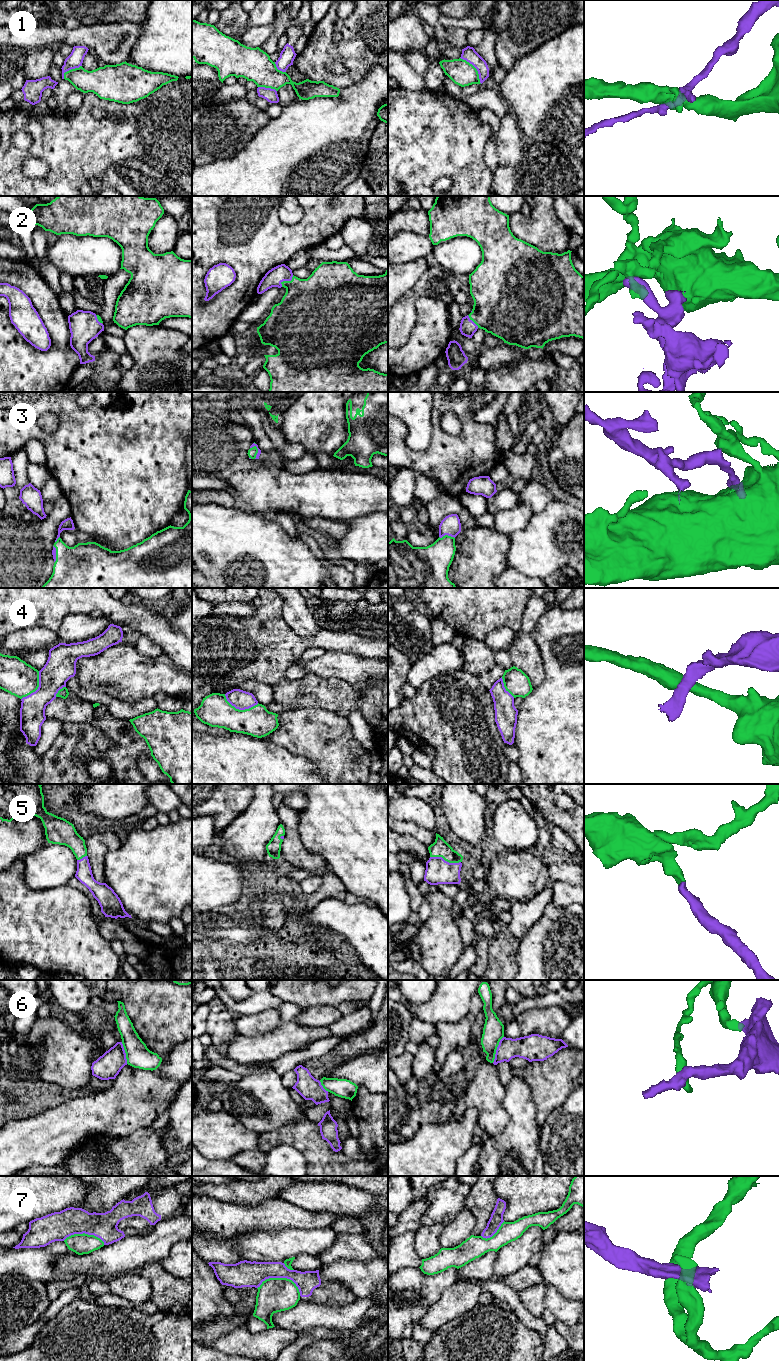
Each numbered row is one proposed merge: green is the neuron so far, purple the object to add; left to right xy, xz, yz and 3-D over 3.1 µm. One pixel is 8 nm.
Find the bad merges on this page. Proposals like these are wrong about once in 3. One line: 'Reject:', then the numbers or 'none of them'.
Reject: 1, 4, 6, 7

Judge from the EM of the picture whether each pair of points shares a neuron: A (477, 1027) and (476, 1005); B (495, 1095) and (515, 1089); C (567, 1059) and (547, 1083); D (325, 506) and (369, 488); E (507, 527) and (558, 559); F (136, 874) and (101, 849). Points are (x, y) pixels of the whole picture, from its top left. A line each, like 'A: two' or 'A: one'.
A: two
B: two
C: one
D: one
E: two
F: two

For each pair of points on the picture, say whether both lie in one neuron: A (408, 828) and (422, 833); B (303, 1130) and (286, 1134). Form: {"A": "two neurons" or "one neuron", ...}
{"A": "one neuron", "B": "one neuron"}

